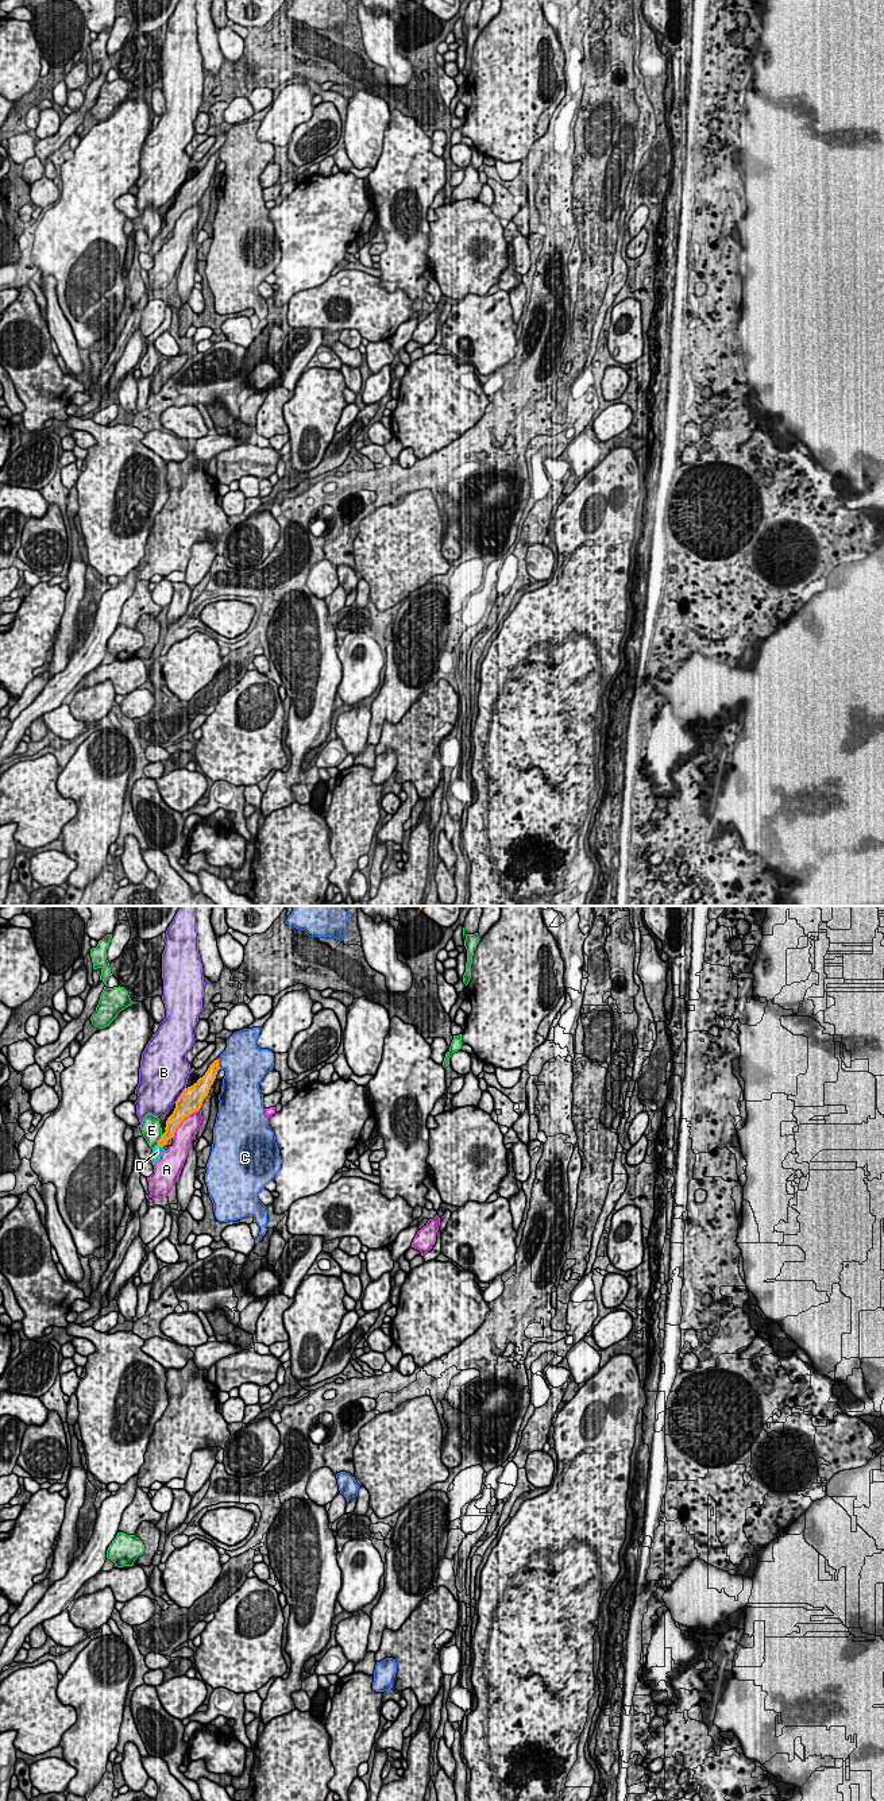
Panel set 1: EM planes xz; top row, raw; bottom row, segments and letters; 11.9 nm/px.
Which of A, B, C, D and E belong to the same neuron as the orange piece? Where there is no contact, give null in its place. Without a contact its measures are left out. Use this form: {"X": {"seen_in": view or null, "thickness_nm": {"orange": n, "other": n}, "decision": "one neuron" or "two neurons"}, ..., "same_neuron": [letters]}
{"A": {"seen_in": "xz", "thickness_nm": {"orange": 280, "other": 240}, "decision": "two neurons"}, "B": {"seen_in": "xz", "thickness_nm": {"orange": 280, "other": 480}, "decision": "two neurons"}, "C": {"seen_in": "xz", "thickness_nm": {"orange": 160, "other": 400}, "decision": "two neurons"}, "D": {"seen_in": "xz", "thickness_nm": {"orange": 130, "other": 130}, "decision": "one neuron"}, "E": {"seen_in": "xz", "thickness_nm": {"orange": 160, "other": 240}, "decision": "two neurons"}, "same_neuron": ["D"]}

